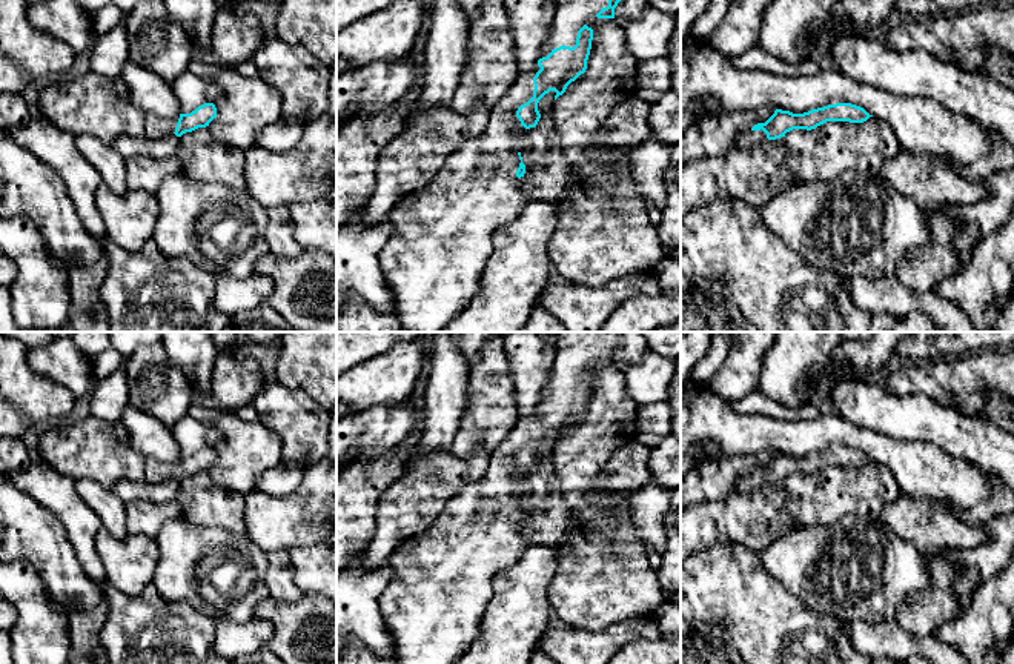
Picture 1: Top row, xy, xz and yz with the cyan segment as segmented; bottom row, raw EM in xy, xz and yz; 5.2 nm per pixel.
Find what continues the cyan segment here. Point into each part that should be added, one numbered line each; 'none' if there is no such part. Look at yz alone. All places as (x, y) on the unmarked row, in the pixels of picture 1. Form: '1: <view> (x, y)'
1: yz (748, 483)

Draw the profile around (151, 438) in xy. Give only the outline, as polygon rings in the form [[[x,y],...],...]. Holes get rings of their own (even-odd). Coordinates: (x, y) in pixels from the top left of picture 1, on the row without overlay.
[[[129,404],[118,421],[124,426],[137,453],[164,463],[180,463],[180,447],[171,427],[155,417]]]

